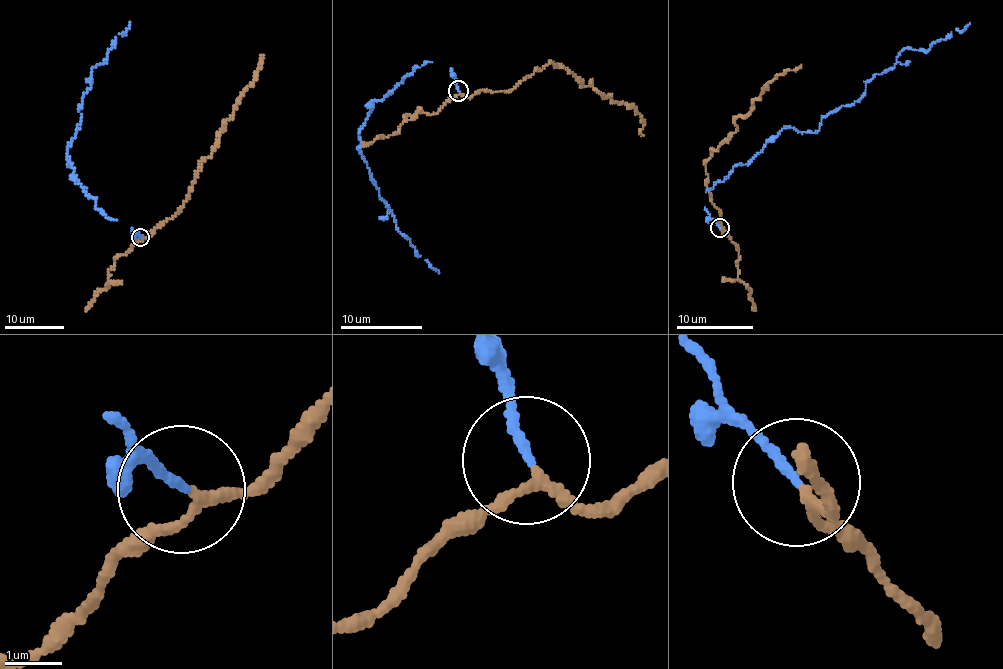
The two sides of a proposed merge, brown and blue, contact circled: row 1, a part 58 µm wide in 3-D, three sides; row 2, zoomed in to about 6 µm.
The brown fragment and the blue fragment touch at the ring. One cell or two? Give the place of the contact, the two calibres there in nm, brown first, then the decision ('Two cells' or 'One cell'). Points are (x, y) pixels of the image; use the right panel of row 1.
Place: (720, 227). Thickness 140 nm (brown) against 140 nm. One cell

